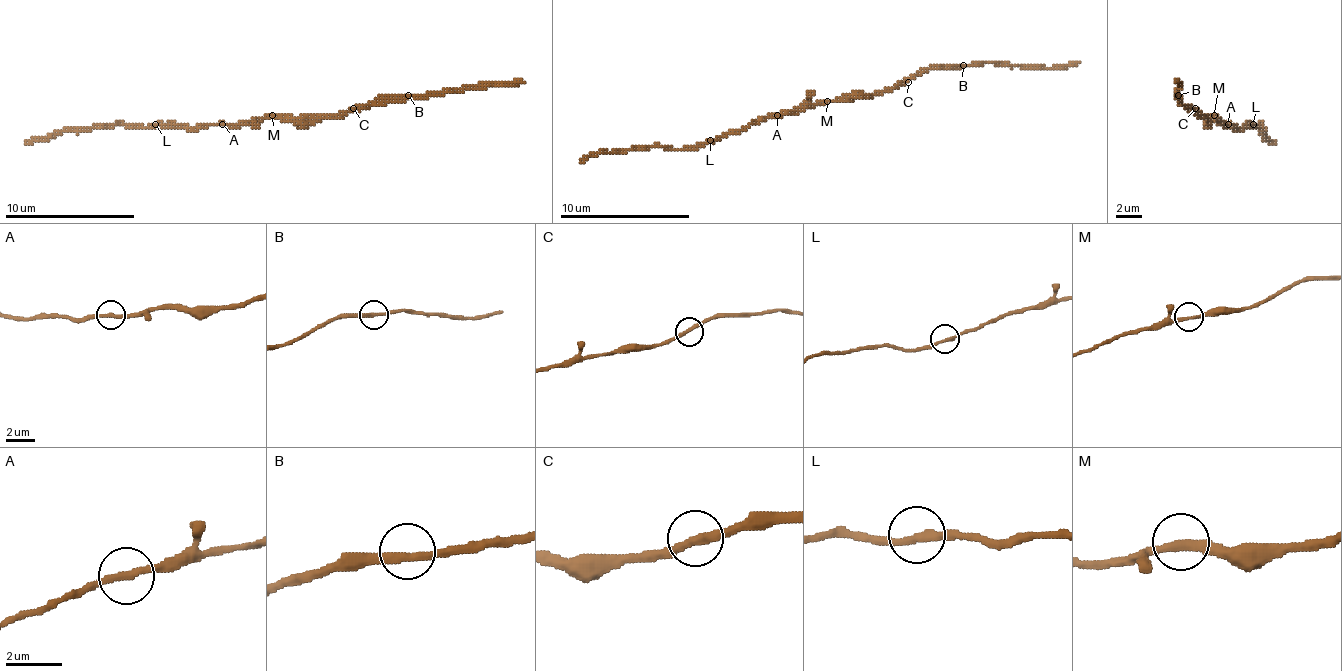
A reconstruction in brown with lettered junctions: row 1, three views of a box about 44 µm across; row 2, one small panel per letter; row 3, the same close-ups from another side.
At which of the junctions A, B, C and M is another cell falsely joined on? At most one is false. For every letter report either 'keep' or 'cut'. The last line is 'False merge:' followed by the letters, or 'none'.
A: keep
B: keep
C: keep
M: keep
False merge: none

